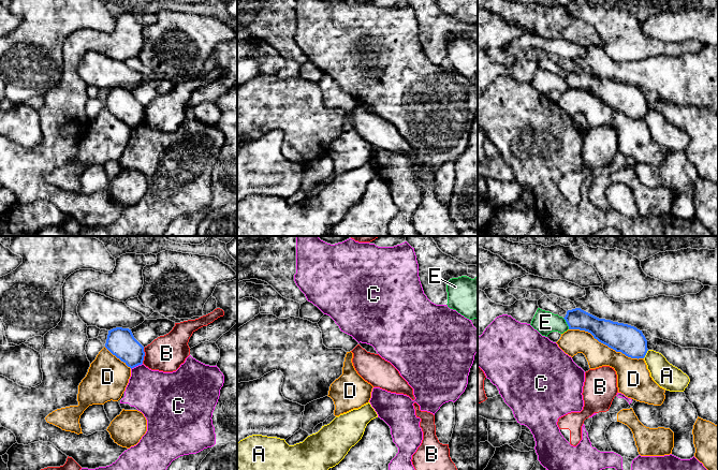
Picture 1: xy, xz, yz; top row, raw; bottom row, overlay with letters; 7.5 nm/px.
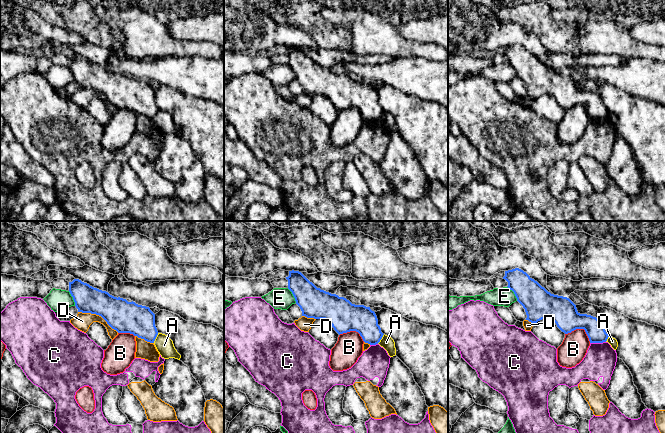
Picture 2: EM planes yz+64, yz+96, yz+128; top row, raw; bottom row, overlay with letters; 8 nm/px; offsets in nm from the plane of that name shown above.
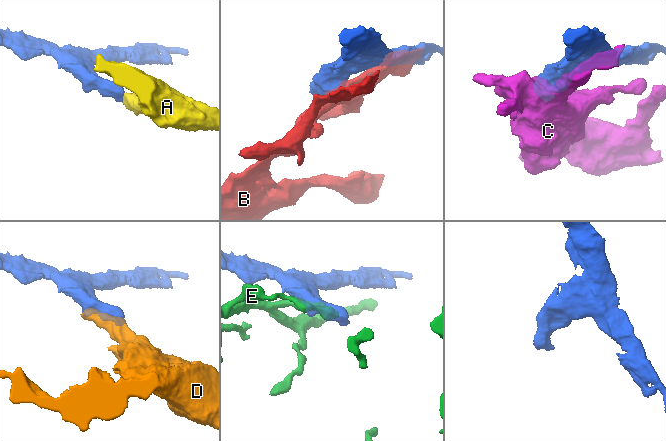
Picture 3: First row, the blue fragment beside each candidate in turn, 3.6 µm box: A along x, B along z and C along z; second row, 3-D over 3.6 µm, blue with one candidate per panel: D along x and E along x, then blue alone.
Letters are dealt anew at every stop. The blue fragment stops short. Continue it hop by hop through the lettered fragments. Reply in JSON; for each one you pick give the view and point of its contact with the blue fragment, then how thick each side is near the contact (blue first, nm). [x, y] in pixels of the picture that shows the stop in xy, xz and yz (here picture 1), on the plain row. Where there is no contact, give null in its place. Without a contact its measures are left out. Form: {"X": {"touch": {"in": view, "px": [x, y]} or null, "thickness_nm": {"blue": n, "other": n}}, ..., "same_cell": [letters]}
{"same_cell": []}

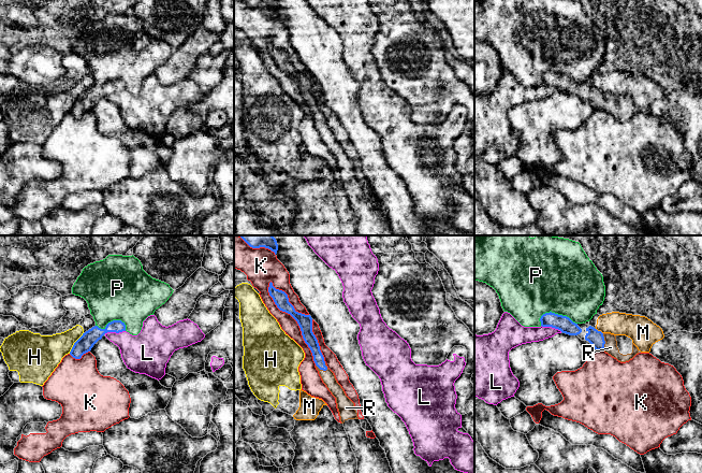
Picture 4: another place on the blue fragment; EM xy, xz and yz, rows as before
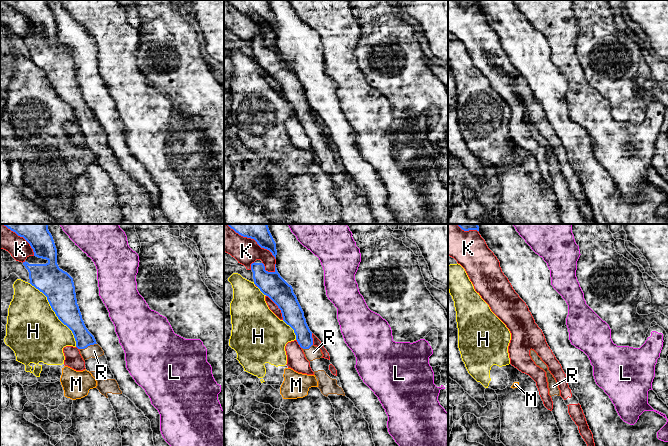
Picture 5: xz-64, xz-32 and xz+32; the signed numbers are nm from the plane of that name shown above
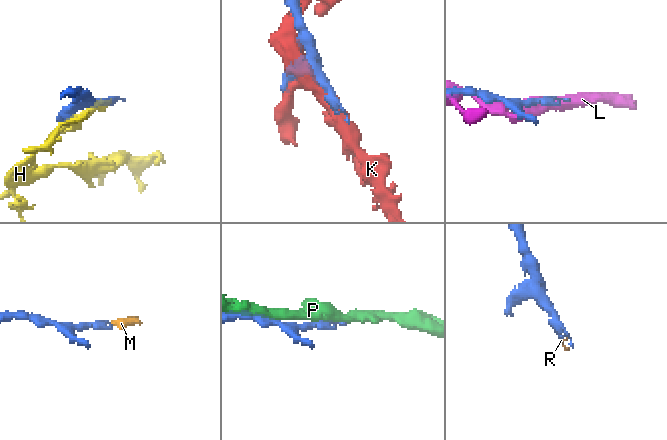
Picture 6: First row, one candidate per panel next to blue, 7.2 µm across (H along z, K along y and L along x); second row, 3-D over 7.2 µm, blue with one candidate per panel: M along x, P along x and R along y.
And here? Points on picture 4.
{"R": {"touch": {"in": "xz", "px": [322, 128]}, "thickness_nm": {"blue": 90, "other": 100}}, "same_cell": ["R"]}

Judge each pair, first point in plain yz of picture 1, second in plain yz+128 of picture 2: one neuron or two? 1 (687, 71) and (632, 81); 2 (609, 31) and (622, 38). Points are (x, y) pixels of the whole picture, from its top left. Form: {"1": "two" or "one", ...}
{"1": "one", "2": "one"}

